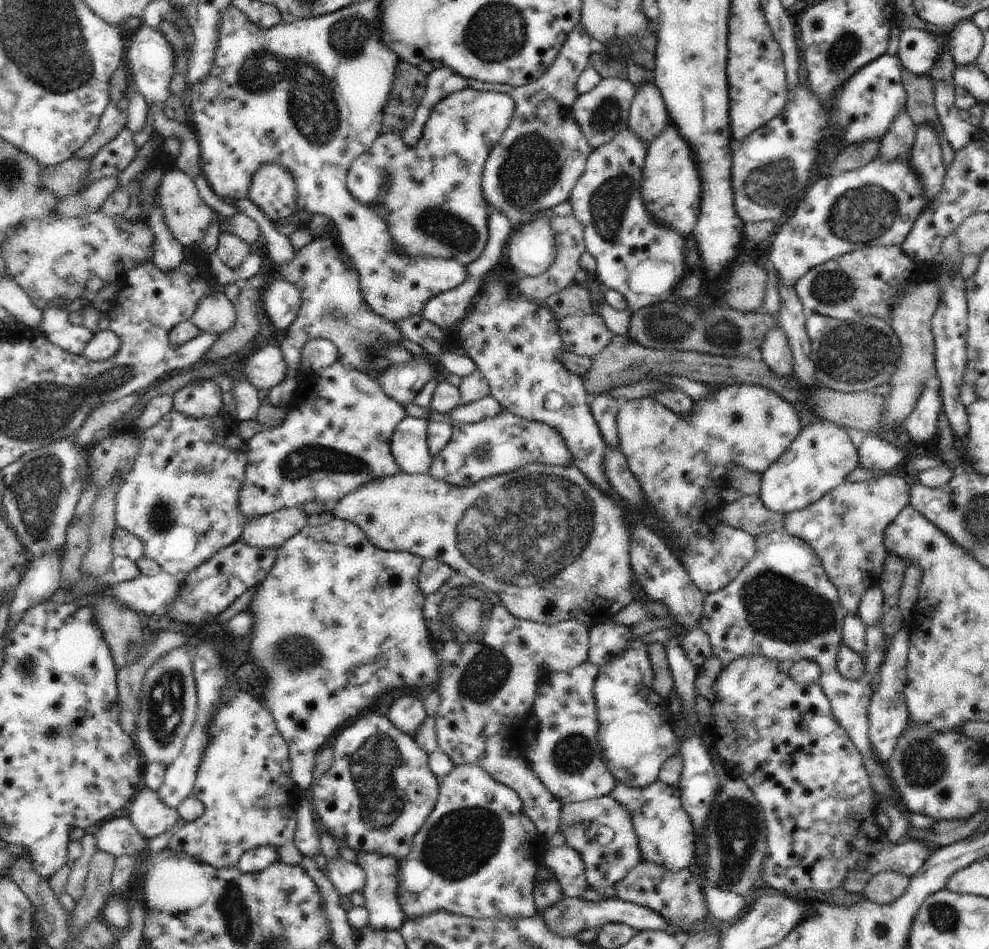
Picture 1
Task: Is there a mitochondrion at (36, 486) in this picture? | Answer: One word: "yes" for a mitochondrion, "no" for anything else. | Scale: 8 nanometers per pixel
yes

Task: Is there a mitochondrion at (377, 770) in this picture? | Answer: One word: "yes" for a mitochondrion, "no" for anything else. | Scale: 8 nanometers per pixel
yes

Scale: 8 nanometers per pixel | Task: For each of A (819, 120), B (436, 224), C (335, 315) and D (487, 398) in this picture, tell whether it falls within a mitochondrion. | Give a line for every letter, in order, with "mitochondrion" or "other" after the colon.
A: other
B: mitochondrion
C: mitochondrion
D: other

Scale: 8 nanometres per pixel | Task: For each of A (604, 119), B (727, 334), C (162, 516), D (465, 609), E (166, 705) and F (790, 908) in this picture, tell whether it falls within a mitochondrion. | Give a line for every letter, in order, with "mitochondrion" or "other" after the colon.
A: mitochondrion
B: mitochondrion
C: mitochondrion
D: mitochondrion
E: mitochondrion
F: other

